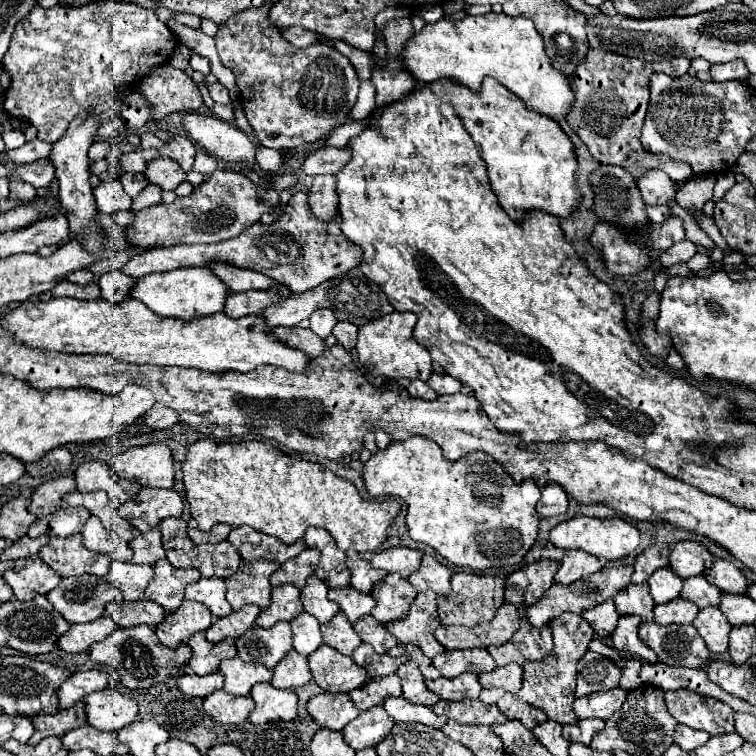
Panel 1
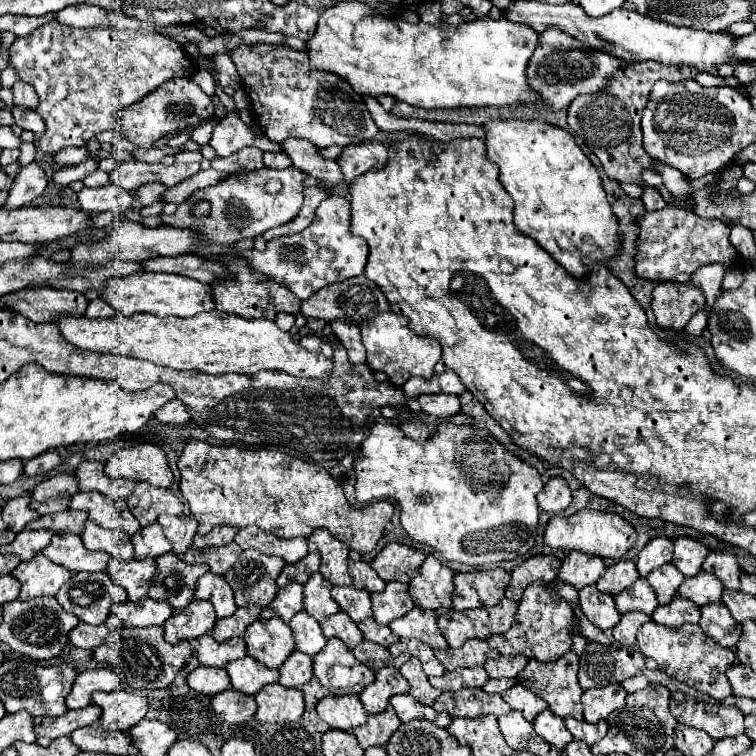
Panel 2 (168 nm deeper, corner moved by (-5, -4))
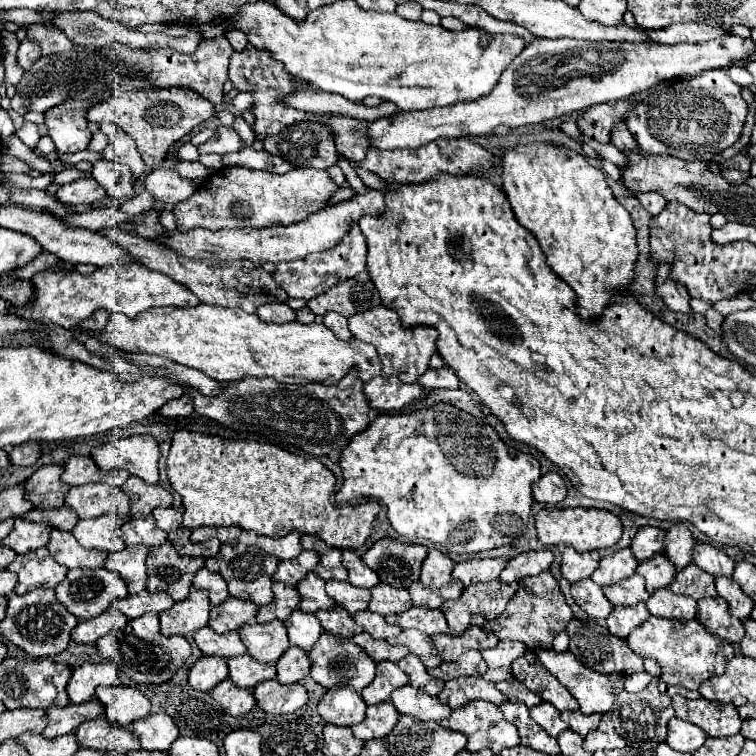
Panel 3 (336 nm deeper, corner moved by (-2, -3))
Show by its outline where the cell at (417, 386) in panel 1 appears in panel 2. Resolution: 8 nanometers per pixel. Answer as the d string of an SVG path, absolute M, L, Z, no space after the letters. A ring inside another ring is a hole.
M421 394L419 396L421 410L435 418L449 418L459 414L459 398L453 394Z

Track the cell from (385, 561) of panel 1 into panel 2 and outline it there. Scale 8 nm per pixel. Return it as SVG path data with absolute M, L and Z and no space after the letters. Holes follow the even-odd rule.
M399 542L387 544L371 562L371 568L385 580L397 580L397 582L411 582L415 572L425 560L425 552L409 548Z

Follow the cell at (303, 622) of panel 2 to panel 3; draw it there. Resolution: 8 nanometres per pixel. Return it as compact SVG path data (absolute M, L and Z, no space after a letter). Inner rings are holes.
M296 609L288 617L286 629L288 629L290 645L302 647L304 651L310 651L314 647L314 643L318 641L320 633L322 633L322 625L316 619L316 615L306 613L306 611L300 611L300 609Z

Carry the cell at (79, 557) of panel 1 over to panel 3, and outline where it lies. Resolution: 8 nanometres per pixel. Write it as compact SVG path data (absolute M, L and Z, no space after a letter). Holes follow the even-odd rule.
M52 529L50 541L46 547L52 553L52 557L68 569L78 569L78 567L100 569L100 567L104 567L104 561L108 557L106 551L84 549L72 533L62 531L62 529Z

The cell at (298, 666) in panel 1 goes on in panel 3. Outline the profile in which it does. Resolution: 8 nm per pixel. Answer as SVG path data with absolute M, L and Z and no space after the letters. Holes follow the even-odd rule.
M288 647L286 653L278 659L276 671L278 671L280 683L286 683L286 685L298 683L300 679L304 679L310 673L308 653L300 647Z

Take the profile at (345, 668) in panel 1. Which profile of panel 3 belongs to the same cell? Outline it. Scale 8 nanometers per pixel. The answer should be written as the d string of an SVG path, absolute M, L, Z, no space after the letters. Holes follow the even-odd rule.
M322 631L316 645L308 651L308 657L312 661L310 677L326 689L338 687L338 685L348 685L356 691L362 691L366 685L372 683L374 673L376 673L376 663L366 655L366 651L362 651L352 639L338 637L328 631Z

